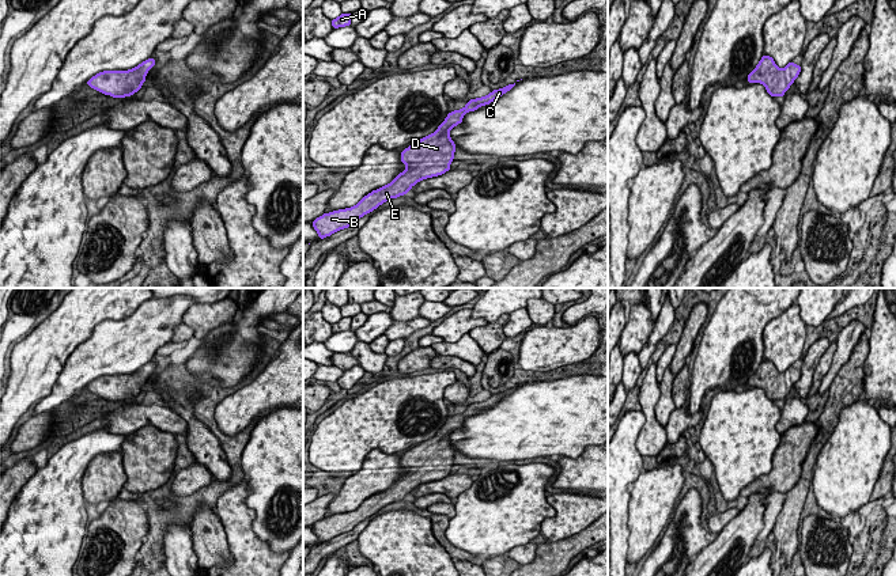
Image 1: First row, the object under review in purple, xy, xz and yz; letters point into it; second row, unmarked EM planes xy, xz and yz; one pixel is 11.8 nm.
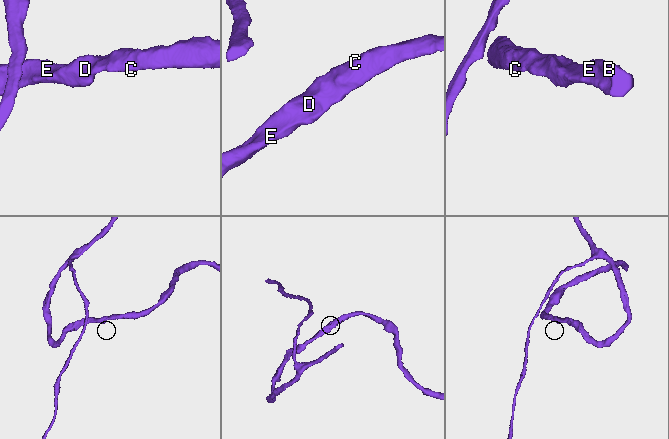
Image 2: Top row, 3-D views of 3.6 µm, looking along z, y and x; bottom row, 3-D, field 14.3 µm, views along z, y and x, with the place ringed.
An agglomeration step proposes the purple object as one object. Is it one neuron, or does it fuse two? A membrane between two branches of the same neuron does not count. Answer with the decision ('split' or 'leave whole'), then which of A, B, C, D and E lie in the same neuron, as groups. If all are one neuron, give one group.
leave whole; A B C D E

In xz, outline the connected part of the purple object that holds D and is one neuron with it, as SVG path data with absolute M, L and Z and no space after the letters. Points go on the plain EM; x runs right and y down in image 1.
M515 387L500 394L494 394L483 402L470 403L464 413L449 417L432 439L412 447L401 456L401 466L405 469L405 474L390 488L373 494L355 511L333 515L317 522L311 528L318 537L318 542L324 543L340 534L351 531L356 524L373 516L387 504L408 499L411 492L417 486L451 474L450 467L454 465L457 450L450 443L450 435L462 427L465 417L489 409L514 390Z

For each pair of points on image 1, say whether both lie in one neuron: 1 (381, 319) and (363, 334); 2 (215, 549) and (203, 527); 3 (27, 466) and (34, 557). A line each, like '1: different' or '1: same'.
1: same
2: same
3: different

